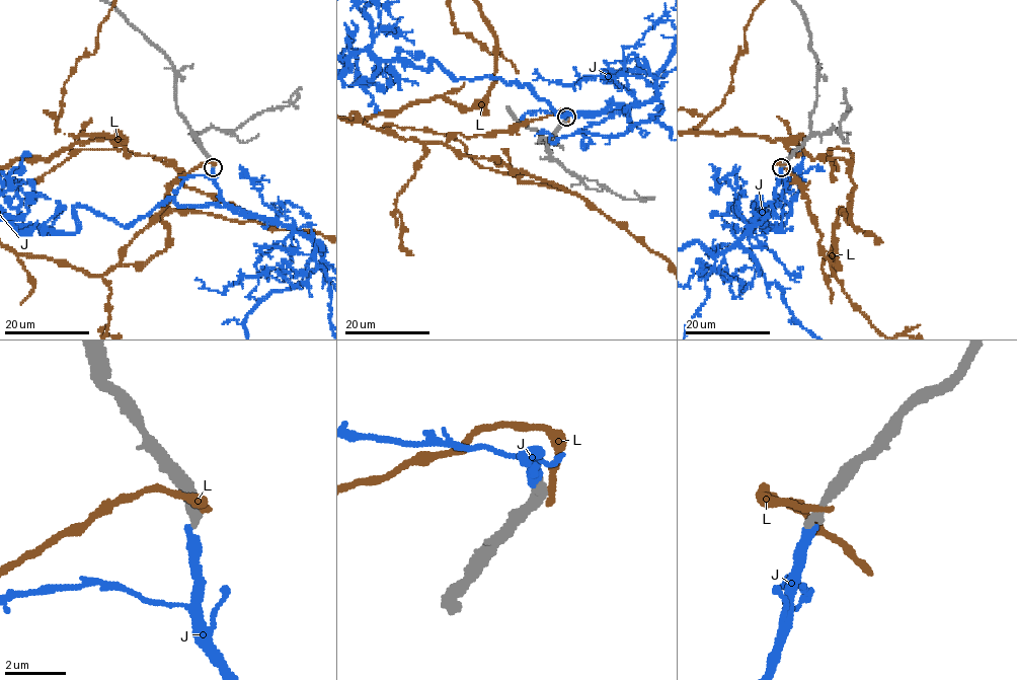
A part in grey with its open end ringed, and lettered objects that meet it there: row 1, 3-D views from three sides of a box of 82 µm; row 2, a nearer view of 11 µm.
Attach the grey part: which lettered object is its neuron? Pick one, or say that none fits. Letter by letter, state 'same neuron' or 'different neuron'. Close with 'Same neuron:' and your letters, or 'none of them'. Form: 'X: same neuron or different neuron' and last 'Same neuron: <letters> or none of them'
J: same neuron
L: different neuron
Same neuron: J

